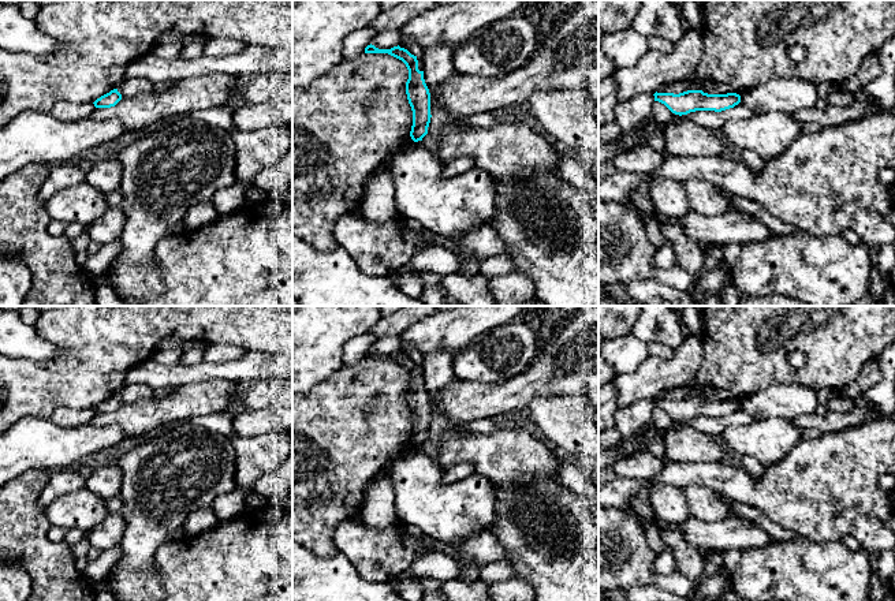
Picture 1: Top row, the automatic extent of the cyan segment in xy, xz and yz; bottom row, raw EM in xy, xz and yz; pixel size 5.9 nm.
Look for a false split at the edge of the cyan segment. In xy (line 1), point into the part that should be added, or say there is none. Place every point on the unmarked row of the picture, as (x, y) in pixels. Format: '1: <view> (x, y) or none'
1: none

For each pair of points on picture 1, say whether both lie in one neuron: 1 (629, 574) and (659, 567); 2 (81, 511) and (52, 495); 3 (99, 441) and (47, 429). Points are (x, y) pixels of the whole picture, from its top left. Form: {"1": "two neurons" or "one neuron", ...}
{"1": "two neurons", "2": "two neurons", "3": "one neuron"}

